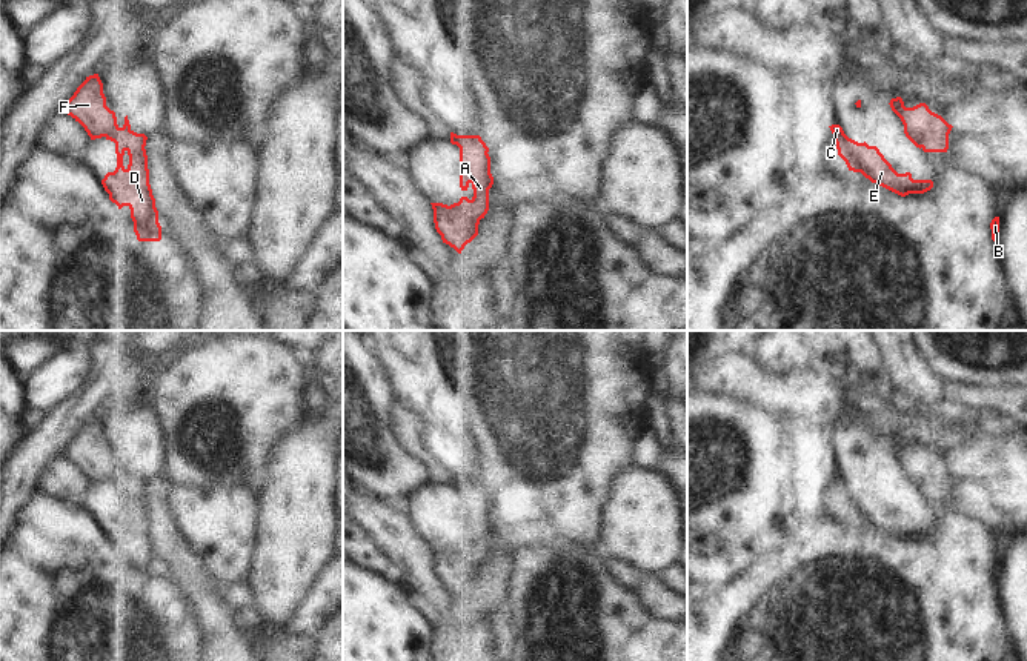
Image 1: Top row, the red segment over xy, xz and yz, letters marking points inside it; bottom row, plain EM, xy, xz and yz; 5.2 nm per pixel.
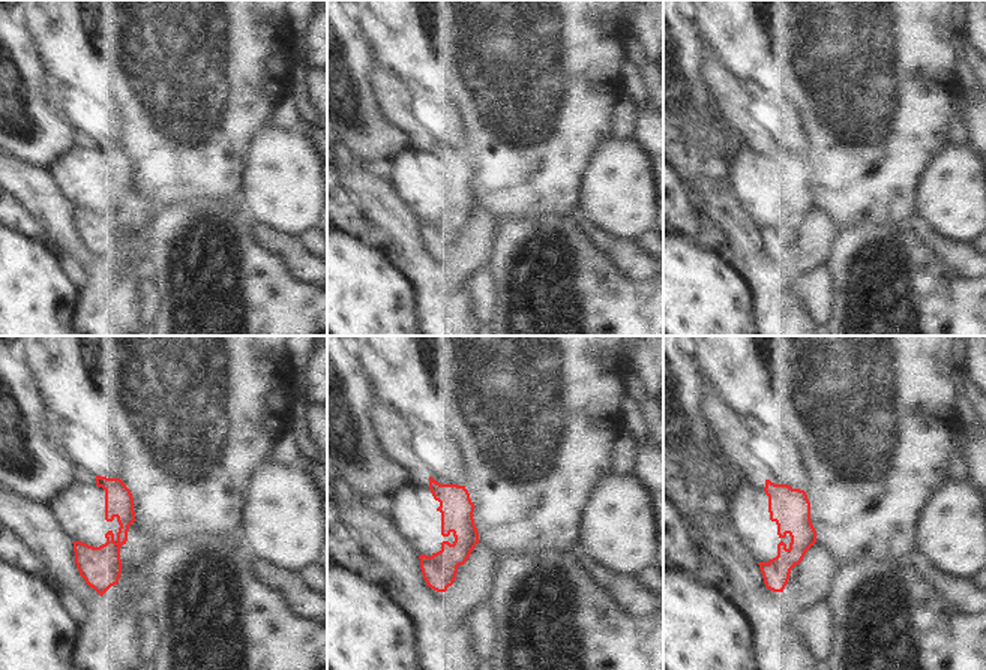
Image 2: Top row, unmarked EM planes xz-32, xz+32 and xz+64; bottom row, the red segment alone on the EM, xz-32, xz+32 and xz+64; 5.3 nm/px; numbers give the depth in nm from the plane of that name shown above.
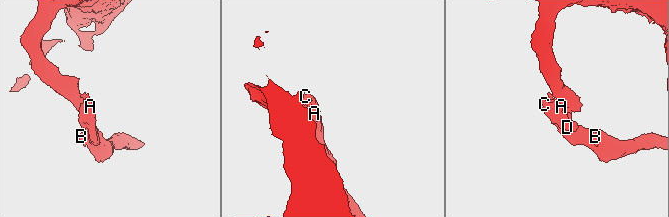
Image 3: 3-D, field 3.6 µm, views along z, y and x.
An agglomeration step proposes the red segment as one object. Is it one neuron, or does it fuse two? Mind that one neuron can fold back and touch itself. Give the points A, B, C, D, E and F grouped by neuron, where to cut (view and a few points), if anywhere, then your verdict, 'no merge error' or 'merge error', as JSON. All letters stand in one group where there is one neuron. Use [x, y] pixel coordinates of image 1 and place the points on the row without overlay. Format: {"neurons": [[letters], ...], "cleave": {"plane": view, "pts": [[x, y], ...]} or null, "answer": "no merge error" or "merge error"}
{"neurons": [["A", "B", "C", "D", "E"], ["F"]], "cleave": {"plane": "xz", "pts": [[449, 551], [461, 557], [471, 557], [478, 564]]}, "answer": "merge error"}

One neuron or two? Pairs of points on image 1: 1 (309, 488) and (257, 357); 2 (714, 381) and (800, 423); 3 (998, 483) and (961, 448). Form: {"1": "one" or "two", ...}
{"1": "two", "2": "one", "3": "one"}

